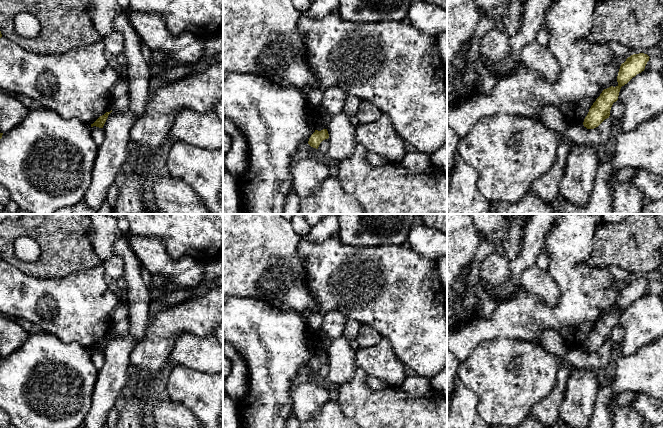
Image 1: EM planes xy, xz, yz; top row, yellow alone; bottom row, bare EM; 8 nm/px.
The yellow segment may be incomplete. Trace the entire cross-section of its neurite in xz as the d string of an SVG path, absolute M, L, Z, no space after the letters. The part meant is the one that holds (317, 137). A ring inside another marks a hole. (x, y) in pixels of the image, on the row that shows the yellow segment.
M323 129L321 131L315 130L315 132L309 138L308 144L313 148L318 149L320 143L328 138L329 138L329 134L327 129Z

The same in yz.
M644 53L633 54L621 64L616 87L604 89L600 96L593 103L583 125L587 129L598 127L605 119L609 118L610 110L614 102L618 100L619 92L622 86L627 84L633 77L644 71L649 56Z

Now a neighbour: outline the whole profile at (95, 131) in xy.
M96 126L91 127L91 135L96 143L97 146L101 145L105 138L103 128L99 128Z

